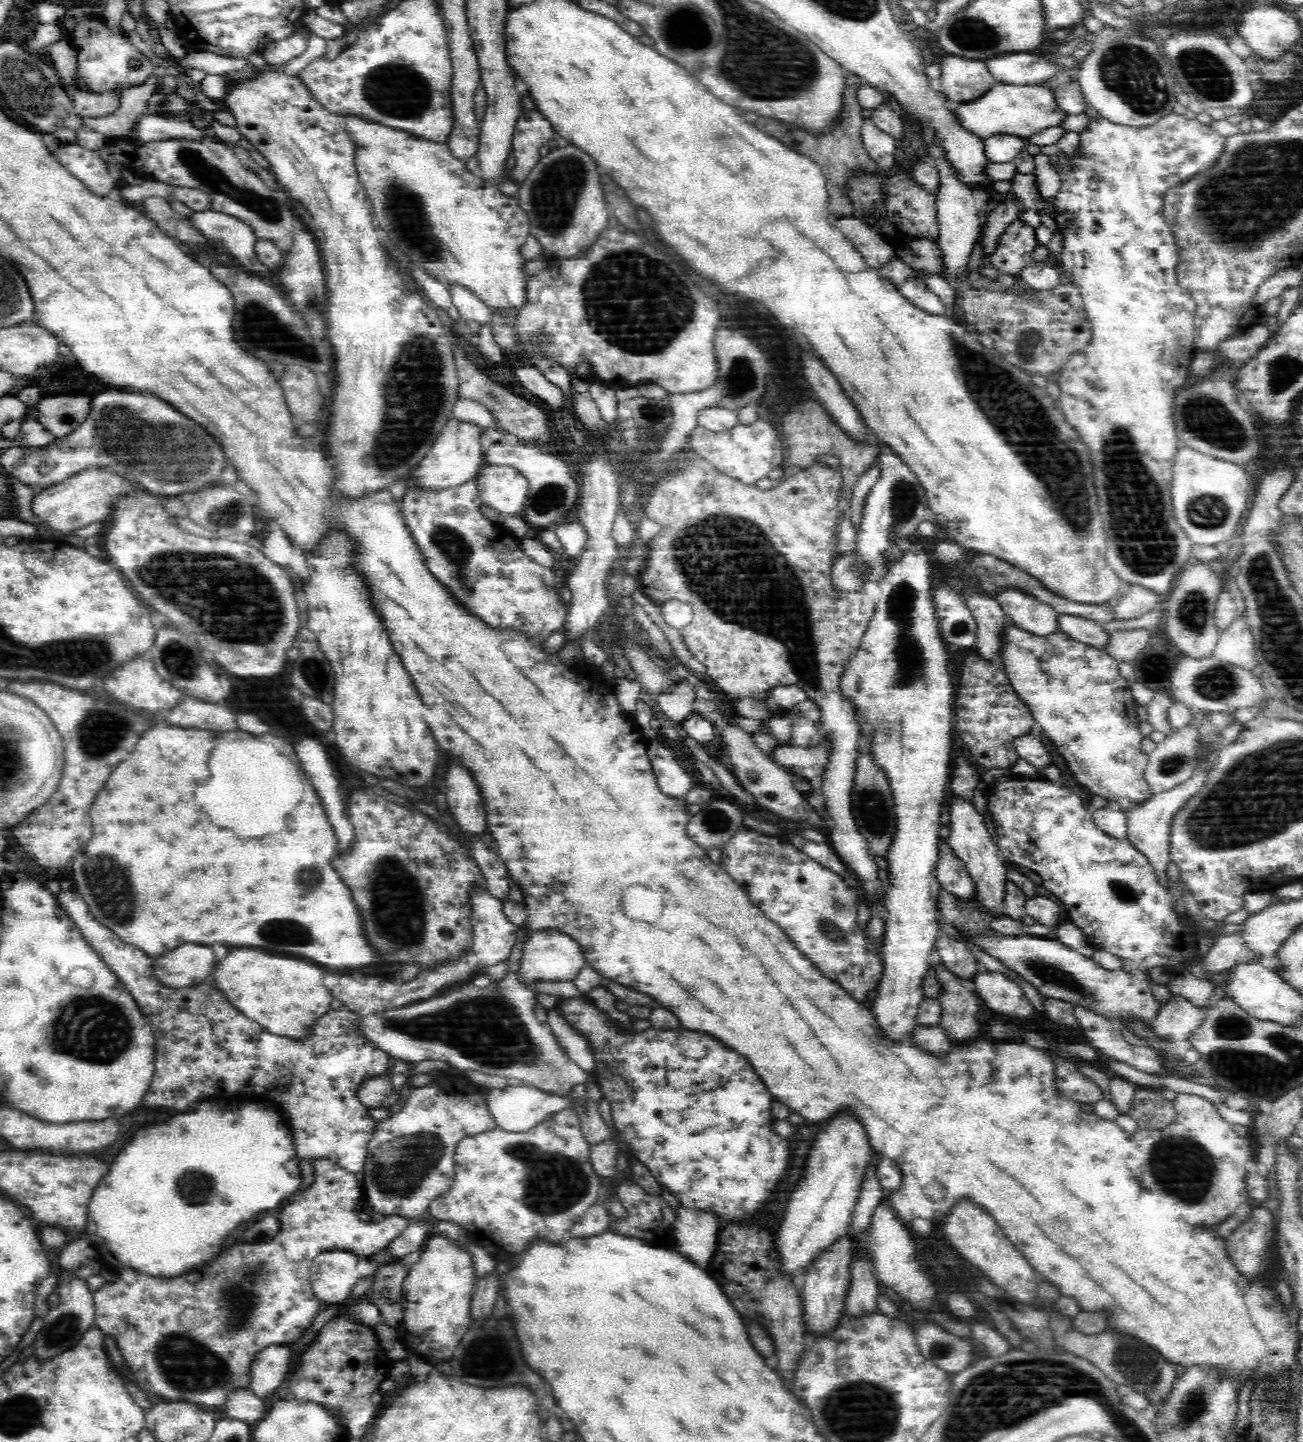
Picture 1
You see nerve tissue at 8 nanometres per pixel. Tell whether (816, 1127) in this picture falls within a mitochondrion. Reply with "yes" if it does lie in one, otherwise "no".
no

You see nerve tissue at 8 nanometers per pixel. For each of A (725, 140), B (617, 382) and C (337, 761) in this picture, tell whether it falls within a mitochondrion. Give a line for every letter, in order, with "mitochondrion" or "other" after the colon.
A: mitochondrion
B: other
C: other

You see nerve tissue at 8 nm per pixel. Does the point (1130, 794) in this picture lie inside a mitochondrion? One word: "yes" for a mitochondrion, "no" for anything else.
no

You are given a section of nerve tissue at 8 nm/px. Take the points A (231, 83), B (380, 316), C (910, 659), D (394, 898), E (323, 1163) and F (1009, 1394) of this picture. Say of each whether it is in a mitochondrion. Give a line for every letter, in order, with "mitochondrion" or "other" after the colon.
A: other
B: other
C: mitochondrion
D: mitochondrion
E: other
F: mitochondrion

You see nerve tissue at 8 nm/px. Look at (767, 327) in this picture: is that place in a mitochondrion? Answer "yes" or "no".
no

